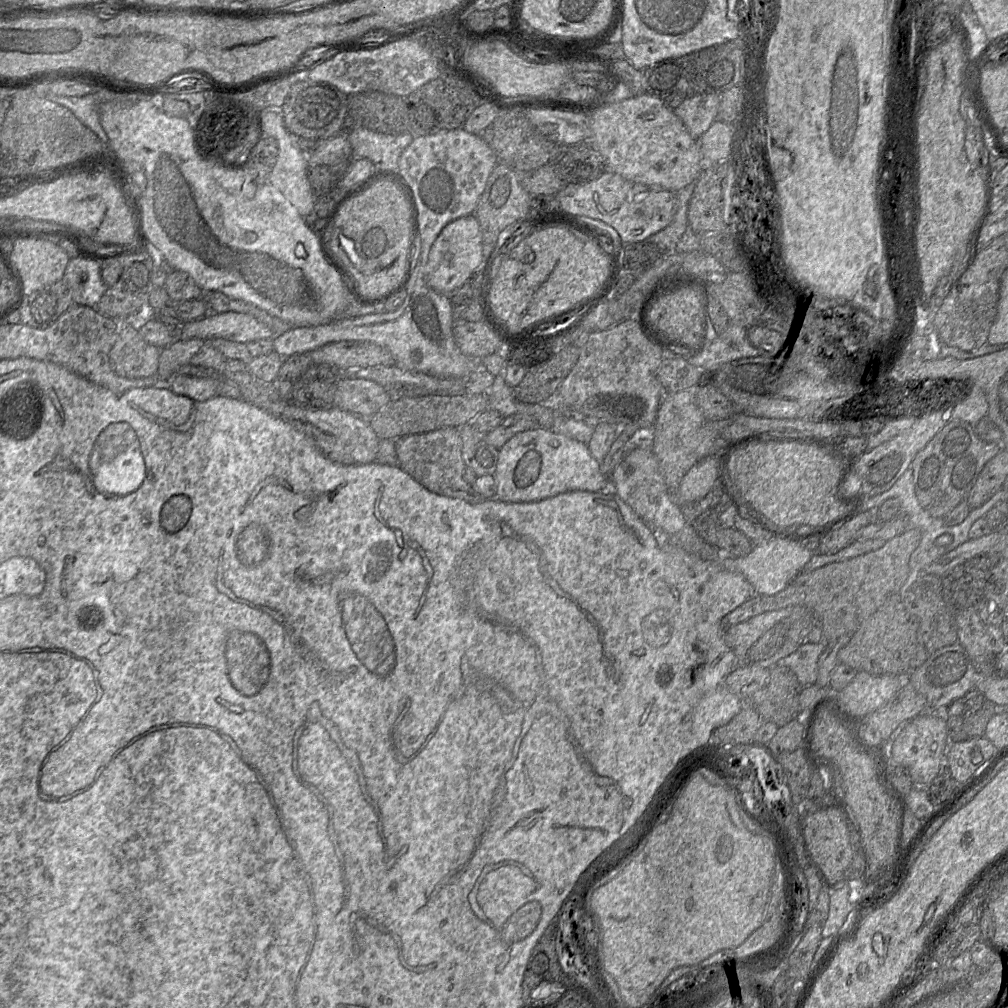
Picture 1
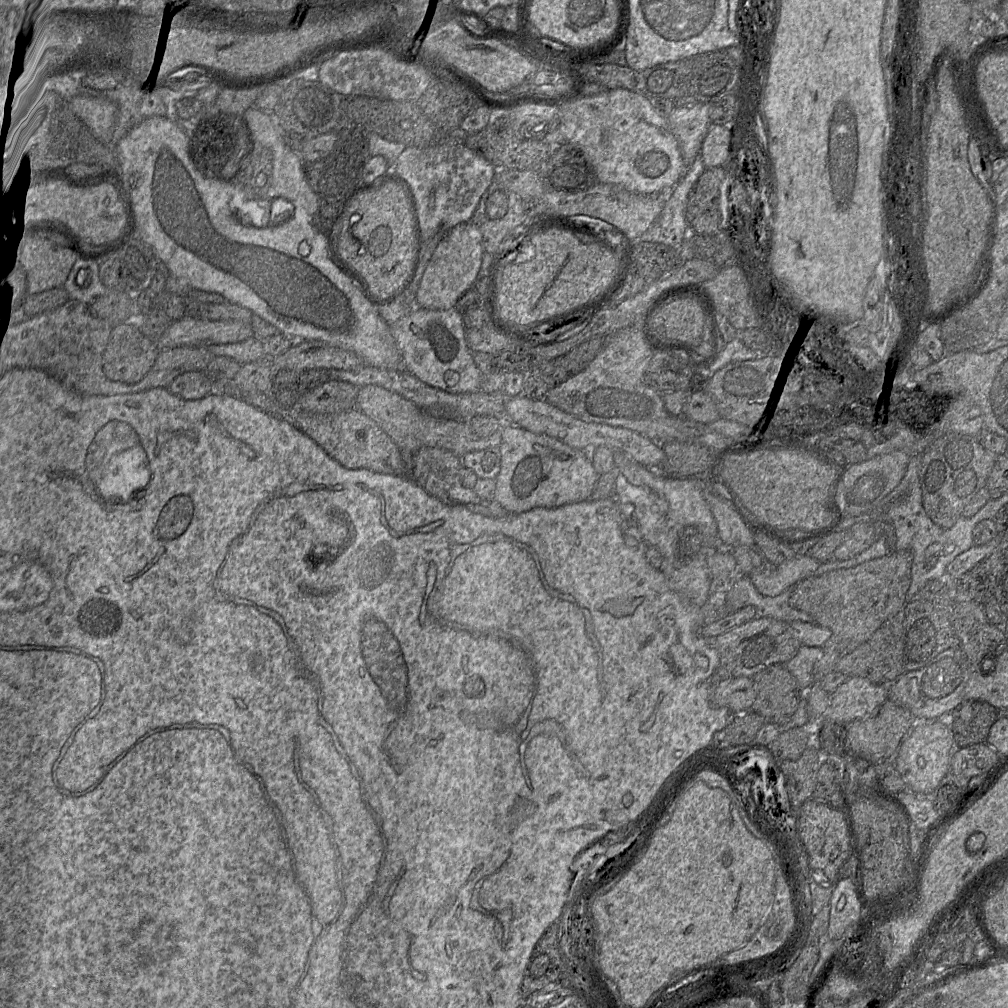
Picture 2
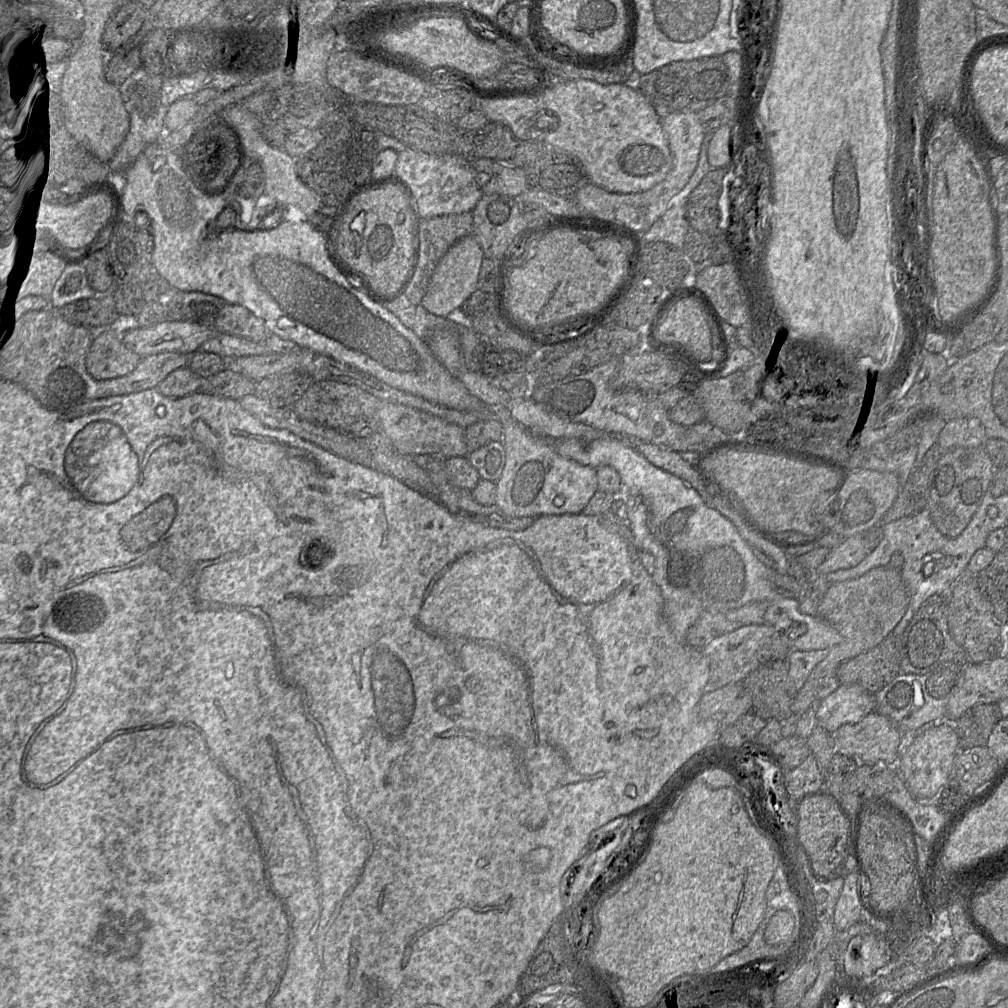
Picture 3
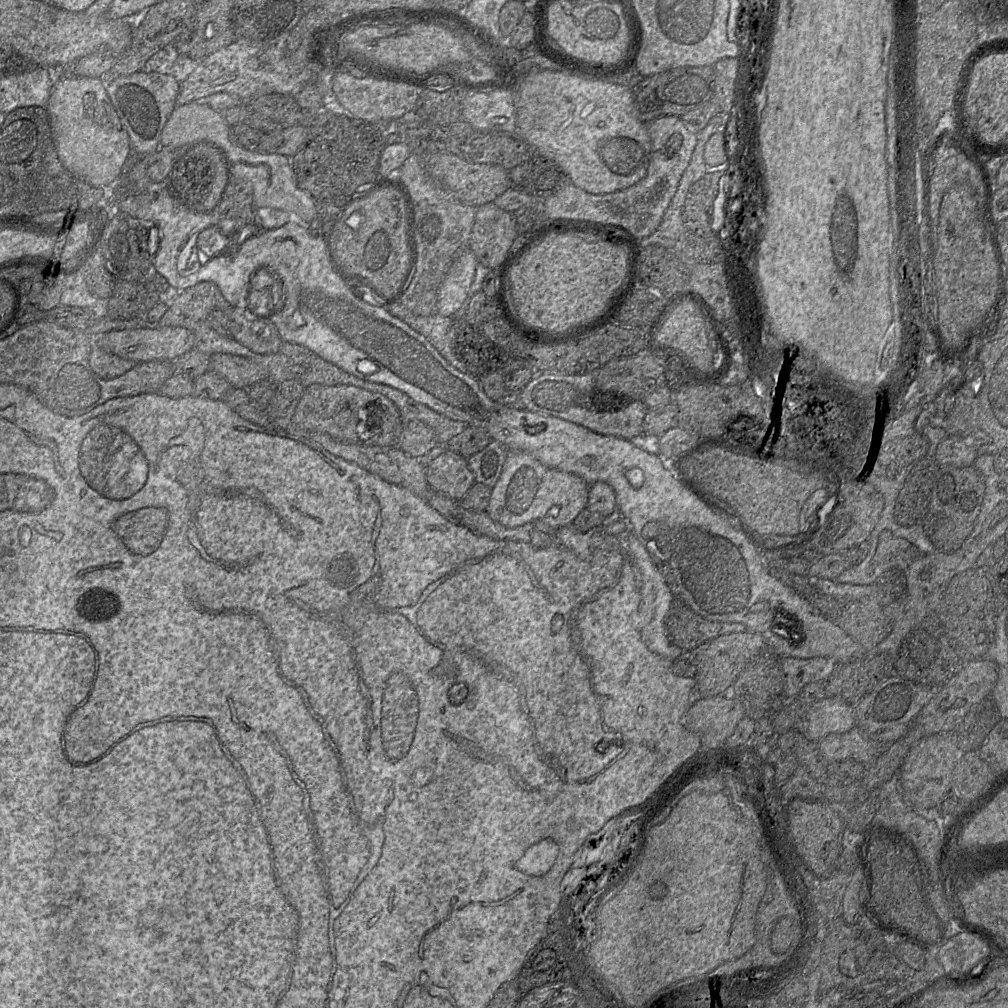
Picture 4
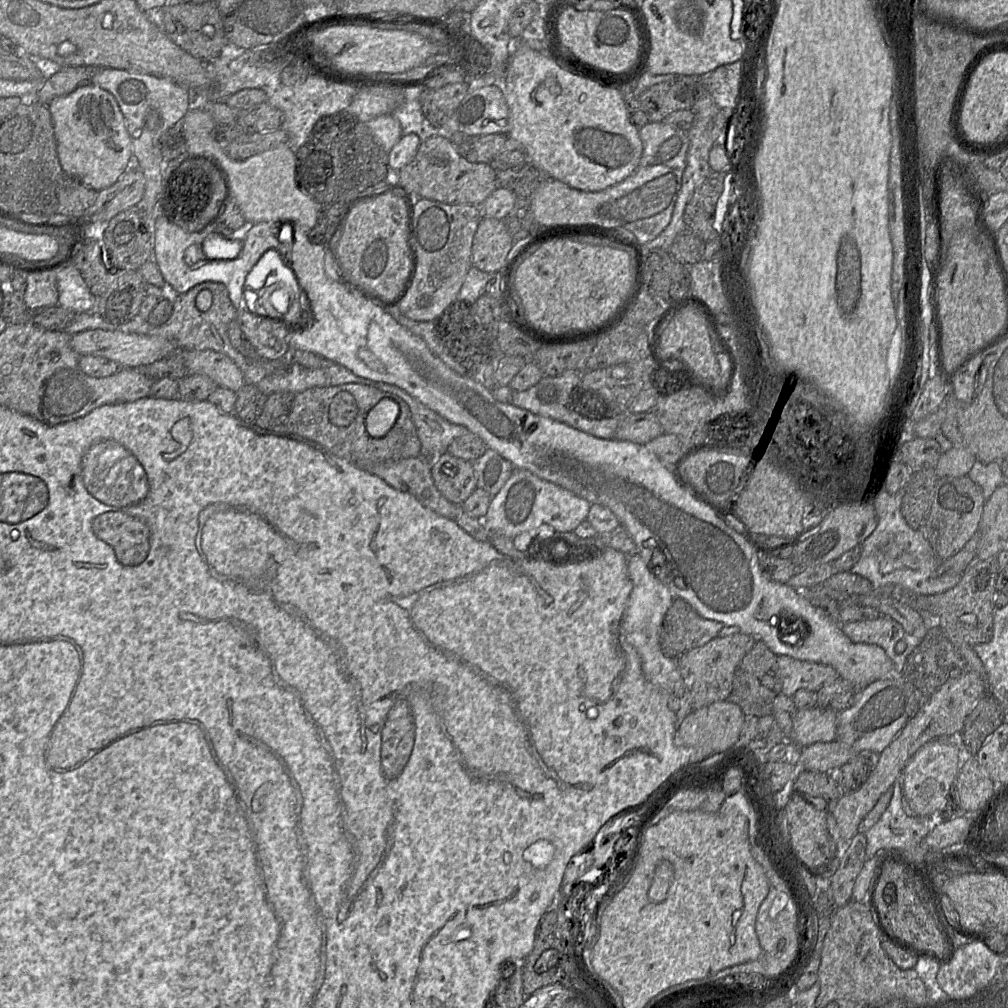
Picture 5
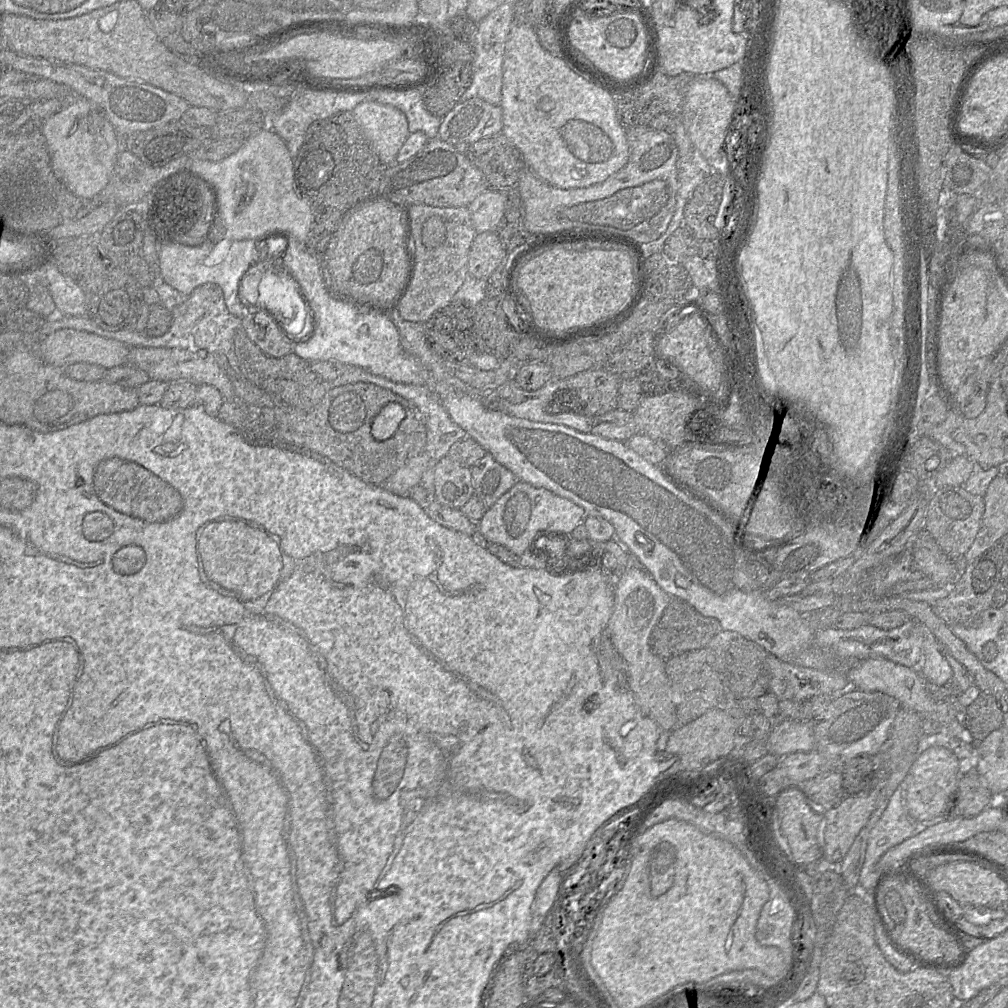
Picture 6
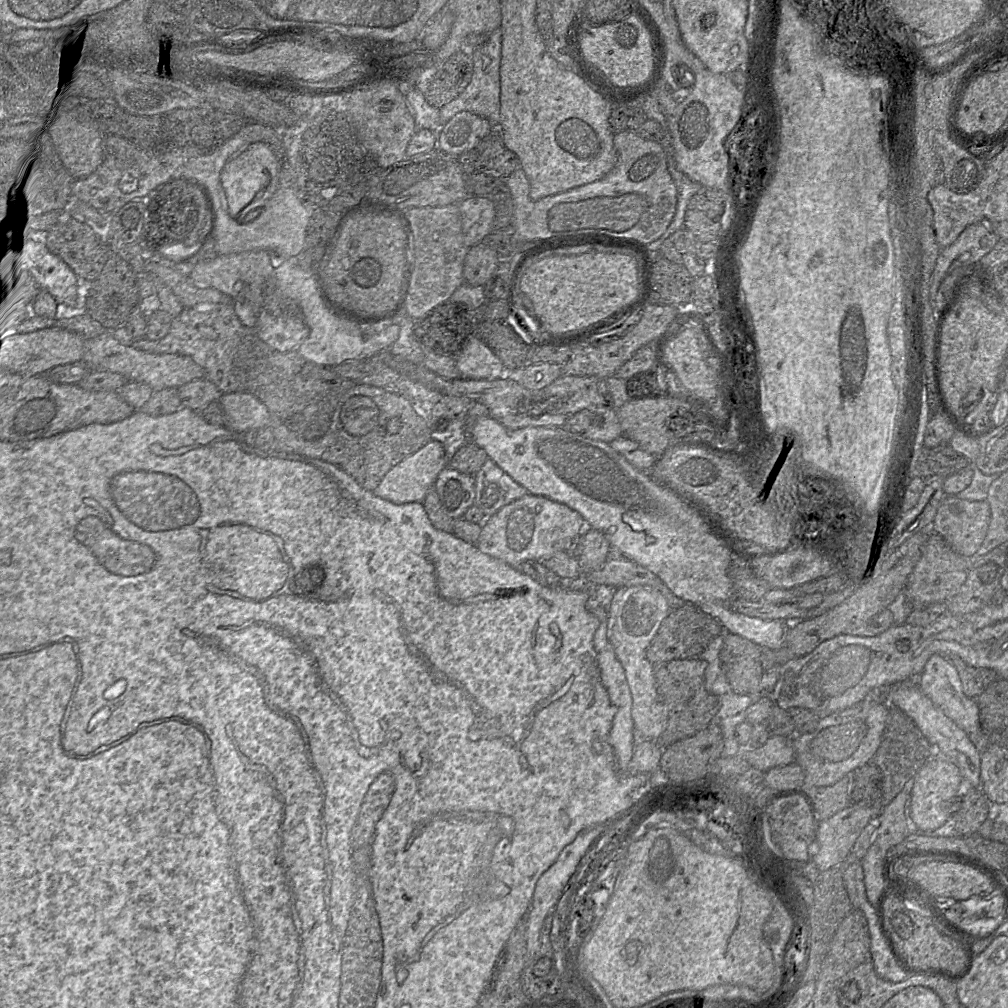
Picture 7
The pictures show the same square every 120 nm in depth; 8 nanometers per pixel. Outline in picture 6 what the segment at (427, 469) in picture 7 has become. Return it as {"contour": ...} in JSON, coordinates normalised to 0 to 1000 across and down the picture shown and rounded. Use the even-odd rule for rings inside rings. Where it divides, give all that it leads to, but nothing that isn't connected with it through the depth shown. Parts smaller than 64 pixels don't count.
{"contour":[[[421,446],[391,468],[380,482],[396,492],[406,492],[407,486],[418,479],[419,472],[426,463],[428,454]]]}

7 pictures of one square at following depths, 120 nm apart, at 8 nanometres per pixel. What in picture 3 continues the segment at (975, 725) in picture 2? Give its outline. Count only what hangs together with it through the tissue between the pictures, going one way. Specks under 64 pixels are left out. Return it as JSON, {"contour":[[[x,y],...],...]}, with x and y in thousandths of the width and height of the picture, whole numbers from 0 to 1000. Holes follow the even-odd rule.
{"contour":[[[989,697],[969,698],[945,716],[950,730],[950,746],[978,740],[986,720],[994,709]]]}

